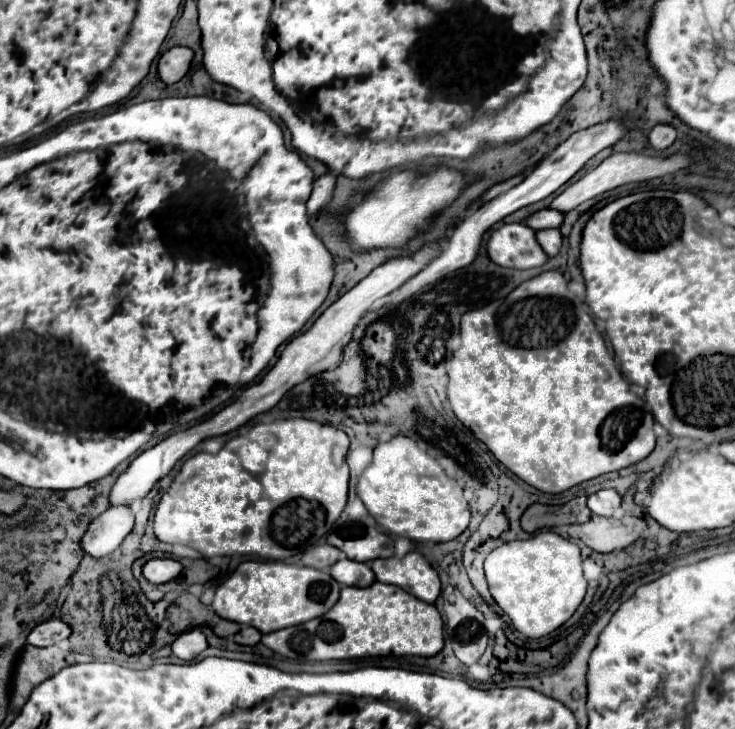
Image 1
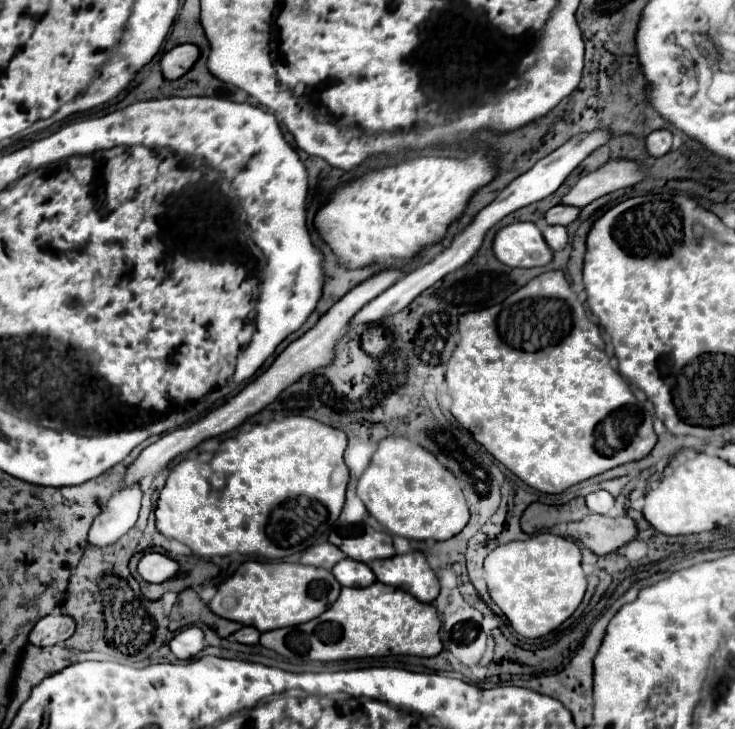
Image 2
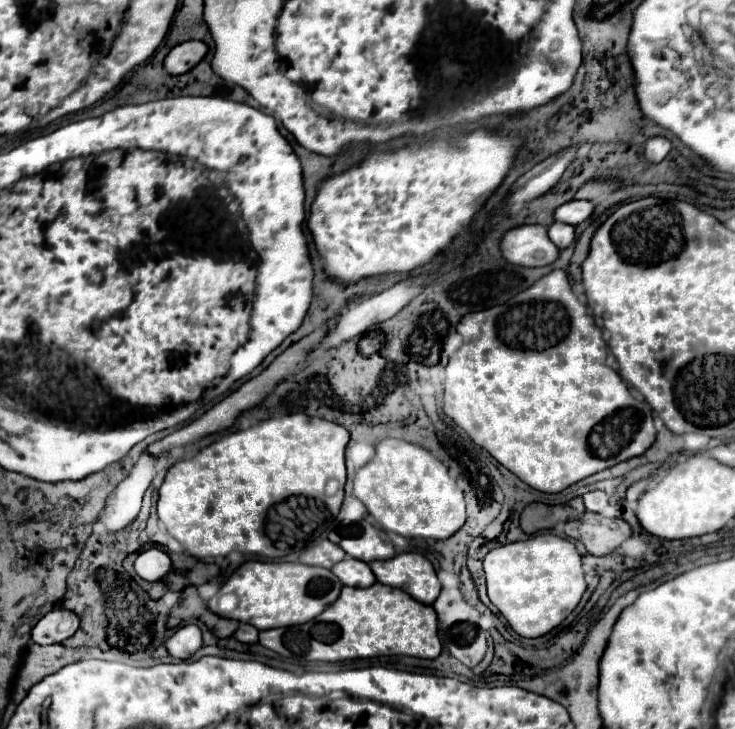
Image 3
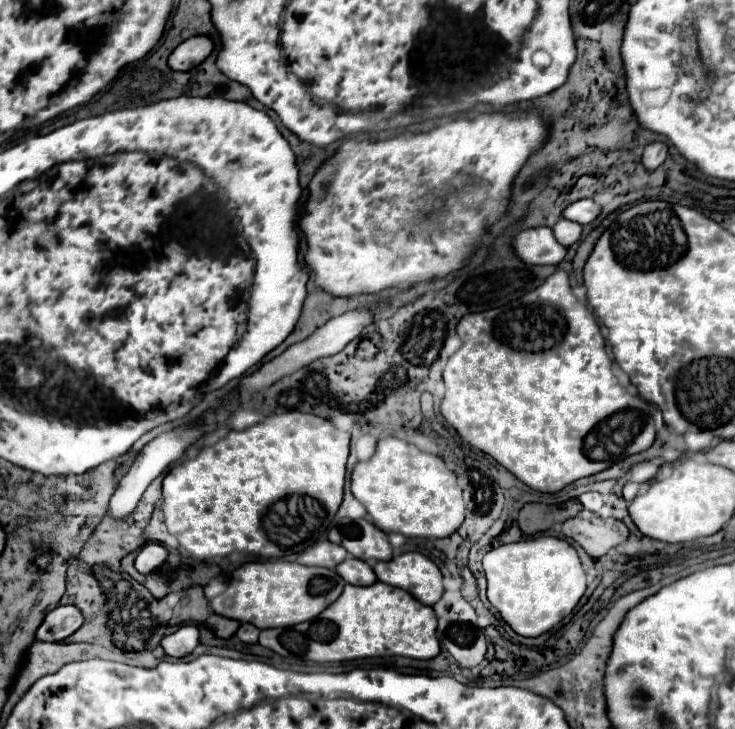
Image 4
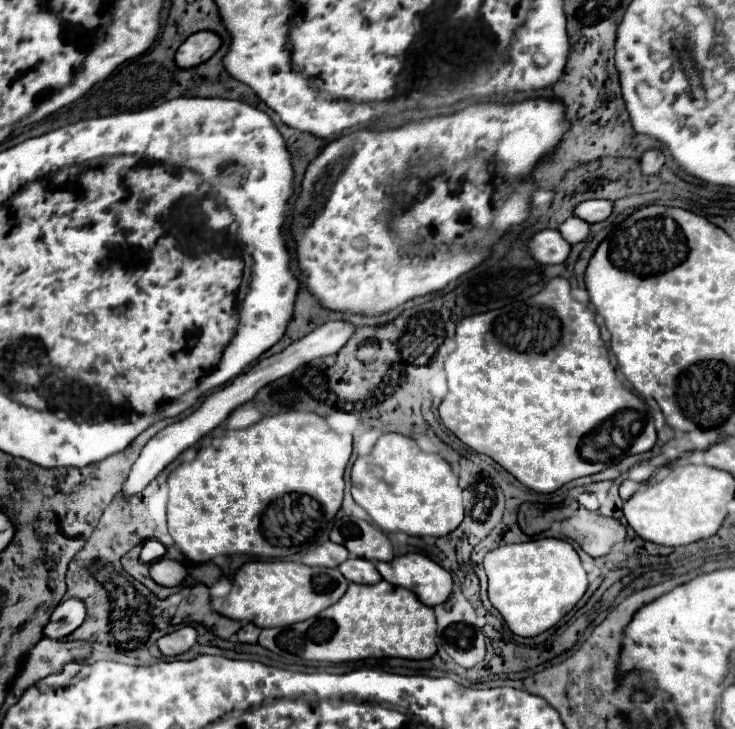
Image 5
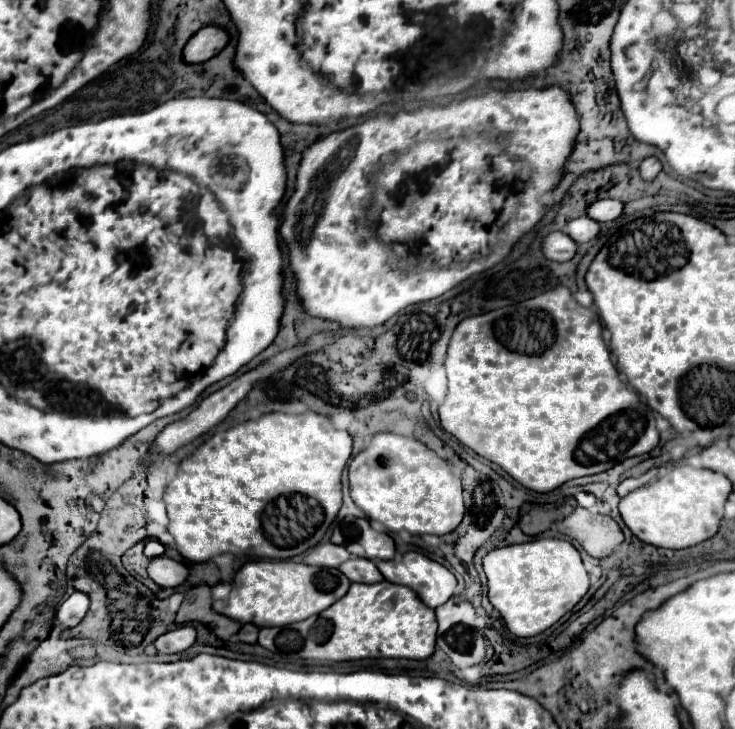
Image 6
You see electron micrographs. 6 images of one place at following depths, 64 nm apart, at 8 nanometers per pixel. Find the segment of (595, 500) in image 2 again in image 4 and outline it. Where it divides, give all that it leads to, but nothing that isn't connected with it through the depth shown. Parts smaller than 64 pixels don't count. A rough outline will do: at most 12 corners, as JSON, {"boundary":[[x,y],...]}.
{"boundary":[[586,492],[580,502],[586,510],[598,512],[602,496],[598,492]]}

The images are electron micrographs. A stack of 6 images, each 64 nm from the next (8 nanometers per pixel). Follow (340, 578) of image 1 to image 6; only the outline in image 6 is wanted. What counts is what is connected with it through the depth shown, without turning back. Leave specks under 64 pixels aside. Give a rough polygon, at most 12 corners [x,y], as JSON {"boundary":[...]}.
{"boundary":[[350,558],[340,570],[352,582],[374,584],[384,576],[368,558]]}

